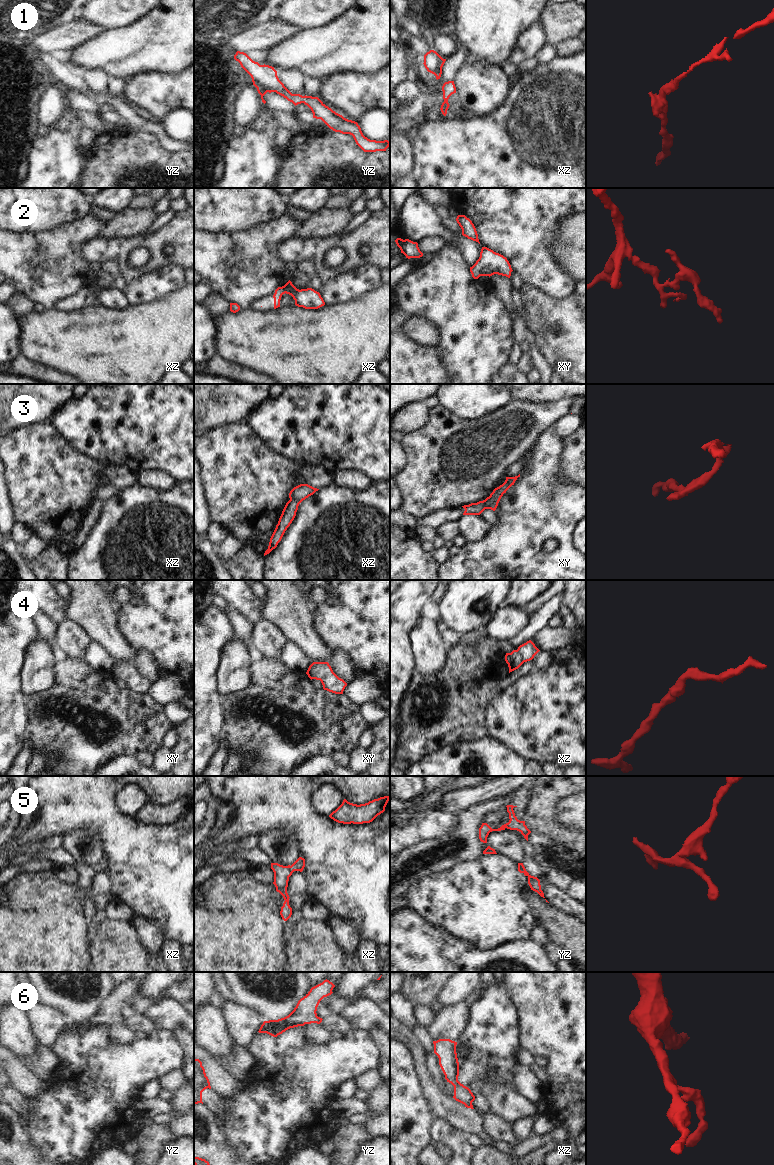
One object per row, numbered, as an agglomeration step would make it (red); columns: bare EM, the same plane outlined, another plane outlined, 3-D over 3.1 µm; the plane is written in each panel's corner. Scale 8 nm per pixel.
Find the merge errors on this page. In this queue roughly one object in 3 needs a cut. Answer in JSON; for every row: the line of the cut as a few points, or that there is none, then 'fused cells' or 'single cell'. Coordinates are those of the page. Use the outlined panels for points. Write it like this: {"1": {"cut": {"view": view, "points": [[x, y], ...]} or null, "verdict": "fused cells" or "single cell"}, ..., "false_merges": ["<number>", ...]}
{"1": {"cut": null, "verdict": "single cell"}, "2": {"cut": null, "verdict": "single cell"}, "3": {"cut": {"view": "xy", "points": [[488, 497], [497, 504]]}, "verdict": "fused cells"}, "4": {"cut": null, "verdict": "single cell"}, "5": {"cut": null, "verdict": "single cell"}, "6": {"cut": null, "verdict": "single cell"}, "false_merges": ["3"]}

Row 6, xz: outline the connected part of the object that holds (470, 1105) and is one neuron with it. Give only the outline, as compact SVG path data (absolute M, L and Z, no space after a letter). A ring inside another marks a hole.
M439 1039L433 1041L434 1053L439 1058L439 1065L445 1075L447 1082L454 1086L453 1098L464 1104L467 1108L473 1108L472 1102L475 1096L471 1090L458 1081L459 1062L456 1053L457 1042L450 1039Z

